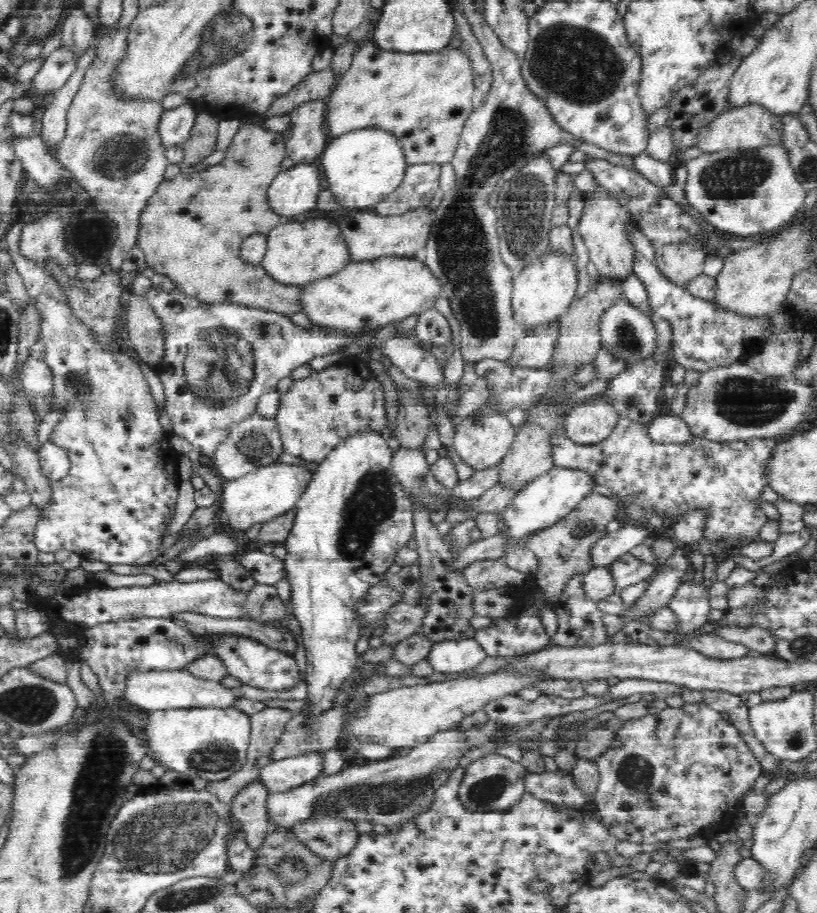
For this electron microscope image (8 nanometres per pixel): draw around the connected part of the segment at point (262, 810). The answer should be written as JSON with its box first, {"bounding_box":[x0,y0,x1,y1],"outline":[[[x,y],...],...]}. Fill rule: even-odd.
{"bounding_box":[233,782,271,853],"outline":[[[254,782],[248,790],[244,788],[234,801],[233,815],[244,823],[246,846],[256,853],[264,846],[264,838],[271,826],[266,817],[269,810],[267,792],[259,782]]]}

